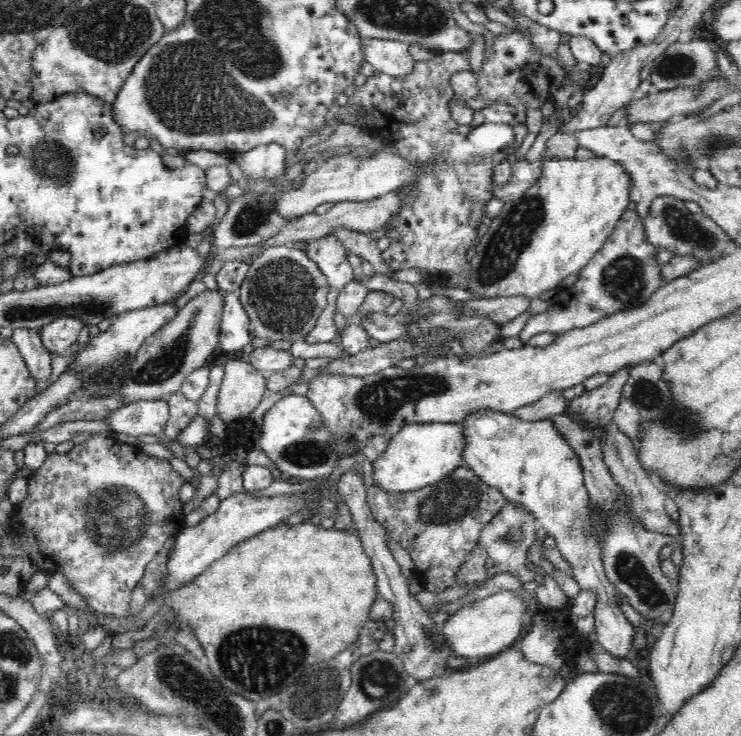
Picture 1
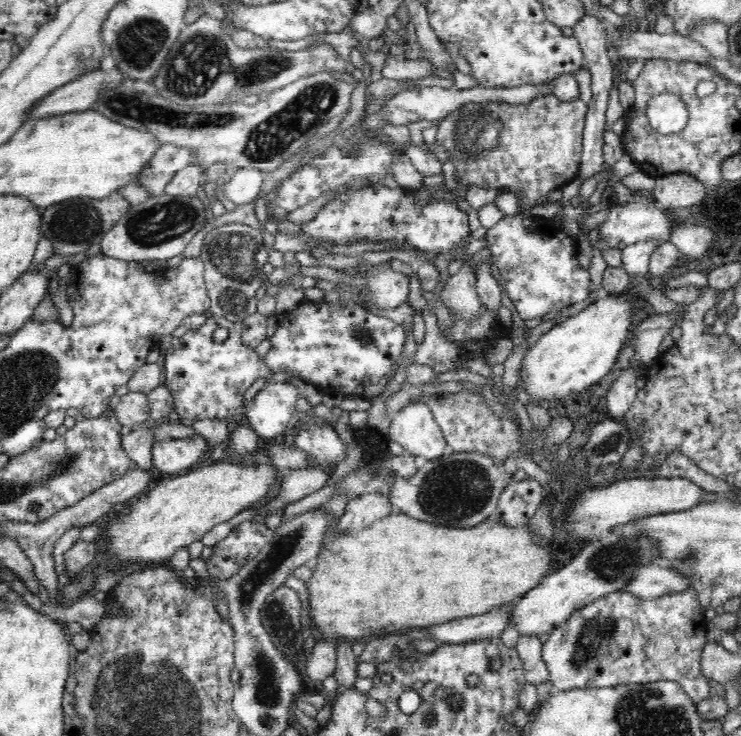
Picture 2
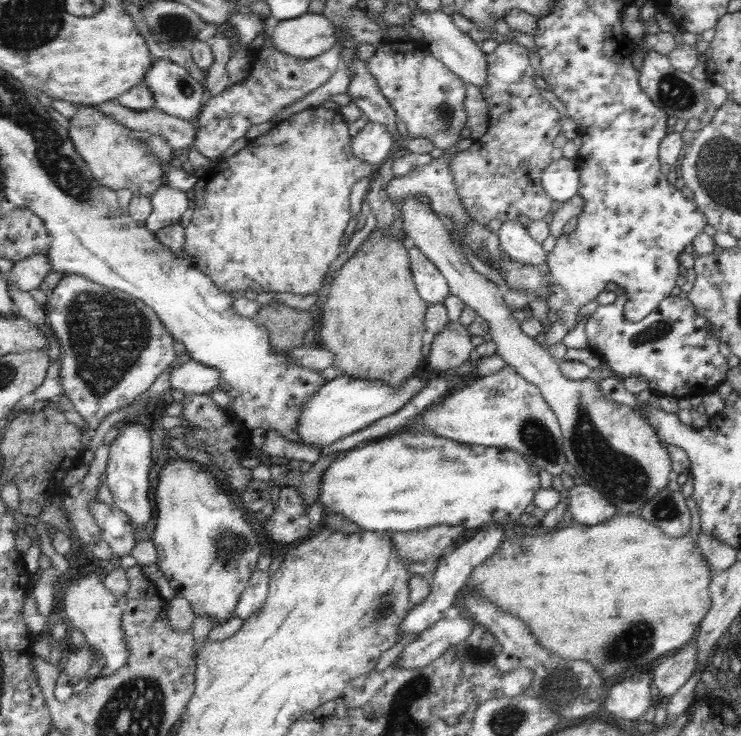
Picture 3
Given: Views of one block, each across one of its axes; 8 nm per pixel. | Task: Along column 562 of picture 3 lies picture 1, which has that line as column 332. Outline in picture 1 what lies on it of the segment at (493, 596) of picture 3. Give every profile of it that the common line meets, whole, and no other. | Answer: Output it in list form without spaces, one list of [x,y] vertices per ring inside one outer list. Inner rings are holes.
[[[307,518],[303,523],[288,525],[285,521],[267,528],[265,532],[252,536],[237,546],[230,548],[220,560],[216,560],[205,570],[198,578],[188,586],[179,591],[169,594],[167,598],[168,605],[173,608],[175,616],[181,623],[184,623],[194,631],[201,648],[205,651],[205,656],[210,662],[210,670],[214,678],[220,682],[220,686],[226,691],[244,697],[254,704],[260,702],[263,698],[274,696],[283,690],[286,690],[292,682],[296,682],[300,672],[306,666],[312,666],[320,660],[334,658],[338,652],[342,652],[348,644],[352,644],[358,636],[359,628],[368,620],[368,610],[372,607],[377,597],[376,577],[373,571],[368,555],[365,553],[363,543],[358,538],[355,531],[338,531],[333,529],[326,530],[315,519]]]

